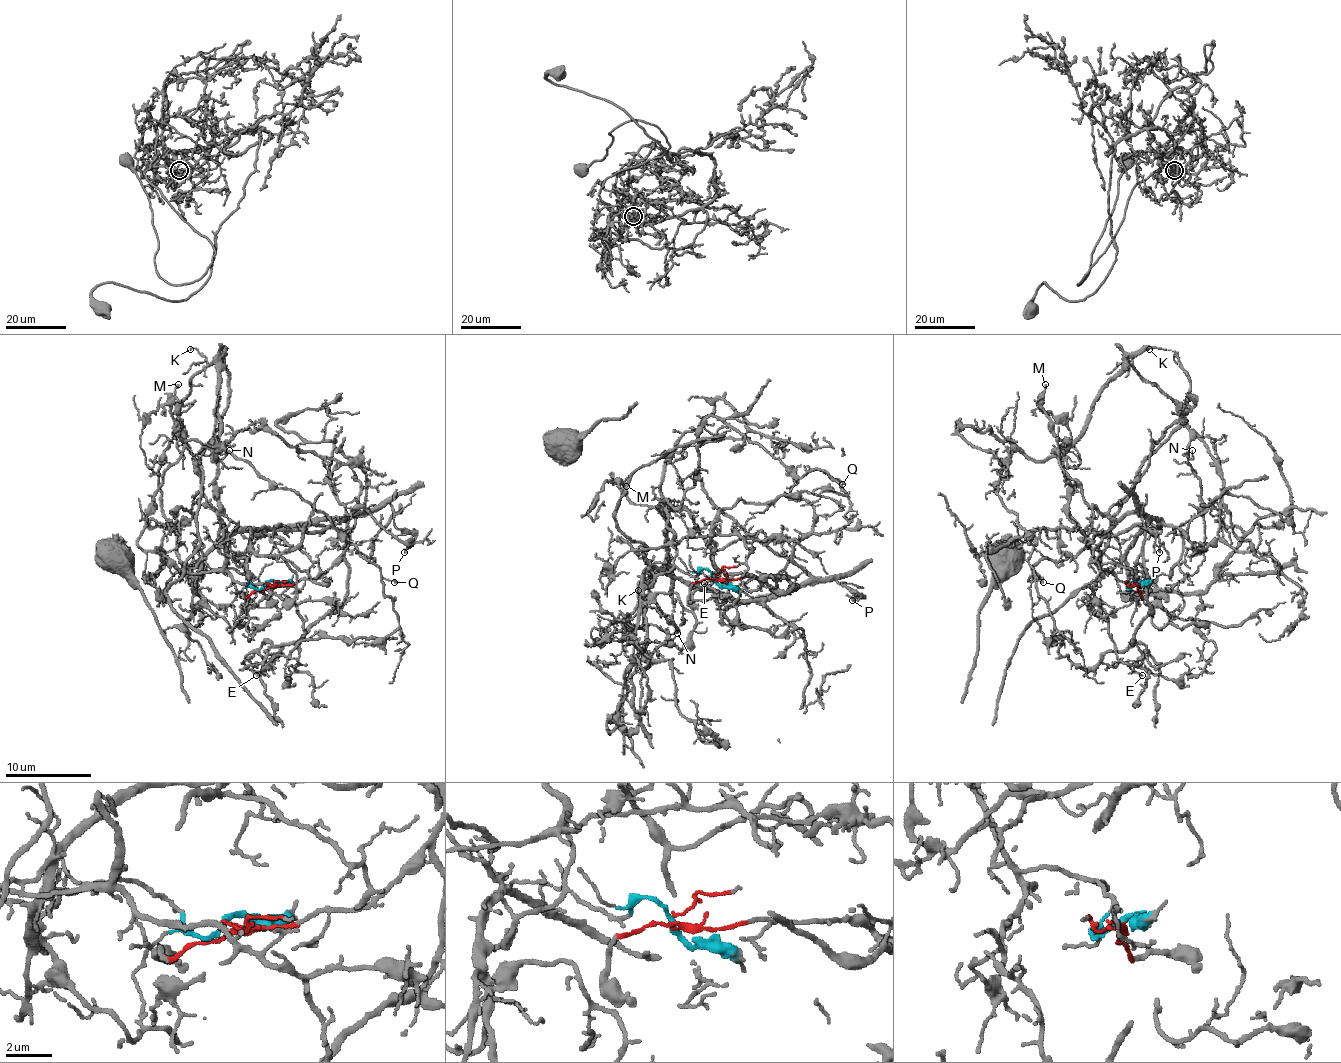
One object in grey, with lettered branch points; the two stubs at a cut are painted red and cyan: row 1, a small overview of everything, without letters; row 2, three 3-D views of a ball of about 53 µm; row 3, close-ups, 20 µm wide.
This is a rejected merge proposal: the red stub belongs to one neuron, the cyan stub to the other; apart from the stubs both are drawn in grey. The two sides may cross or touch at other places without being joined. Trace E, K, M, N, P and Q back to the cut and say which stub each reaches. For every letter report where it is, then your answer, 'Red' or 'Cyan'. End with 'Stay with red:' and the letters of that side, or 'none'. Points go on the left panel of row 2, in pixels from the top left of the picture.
E: Place: (256, 675). Red
K: Place: (190, 349). Cyan
M: Place: (178, 384). Cyan
N: Place: (229, 450). Cyan
P: Place: (404, 552). Red
Q: Place: (394, 582). Cyan
Stay with red: E, P

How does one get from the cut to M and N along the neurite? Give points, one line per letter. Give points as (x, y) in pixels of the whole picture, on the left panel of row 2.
M: (265, 583), (257, 589), (226, 566), (218, 460), (207, 447), (179, 436), (170, 408), (179, 384)
N: (265, 583), (257, 589), (224, 561), (218, 369), (207, 364), (179, 403), (183, 444), (220, 460), (228, 451)

